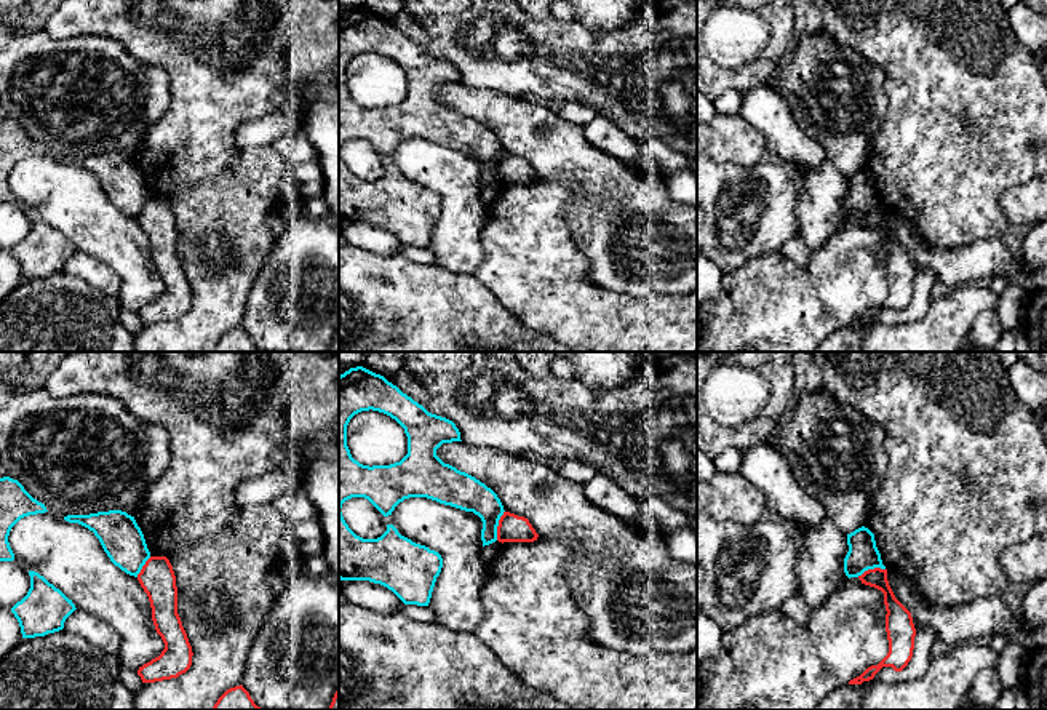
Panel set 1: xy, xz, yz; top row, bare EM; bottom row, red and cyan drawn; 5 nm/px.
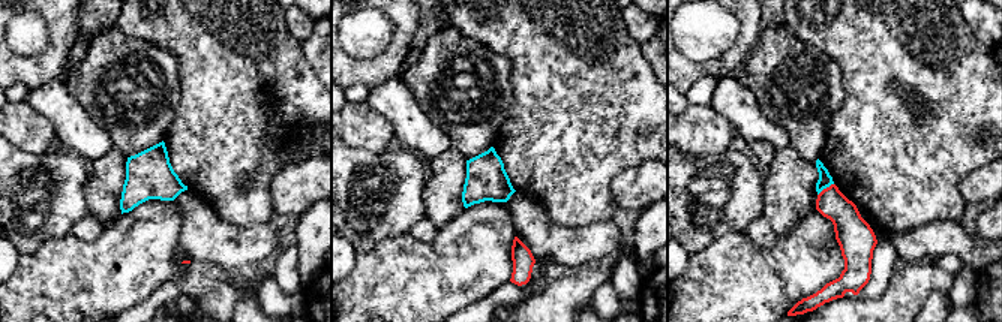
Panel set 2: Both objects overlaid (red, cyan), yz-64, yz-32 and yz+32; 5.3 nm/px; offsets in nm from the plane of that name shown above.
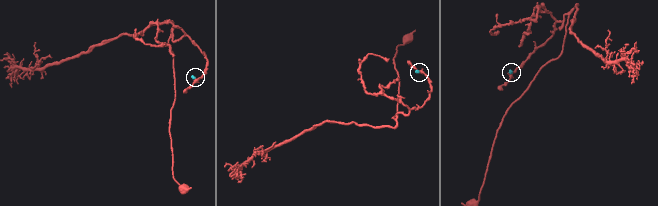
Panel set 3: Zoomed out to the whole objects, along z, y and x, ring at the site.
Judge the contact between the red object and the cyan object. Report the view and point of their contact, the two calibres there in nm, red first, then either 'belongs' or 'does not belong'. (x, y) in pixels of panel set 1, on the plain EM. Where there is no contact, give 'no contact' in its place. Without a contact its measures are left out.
xz (499, 167) | 140/180 nm | does not belong

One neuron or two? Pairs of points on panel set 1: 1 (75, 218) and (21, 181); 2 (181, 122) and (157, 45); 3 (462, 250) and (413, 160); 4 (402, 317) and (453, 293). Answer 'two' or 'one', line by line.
1: one
2: one
3: one
4: one

